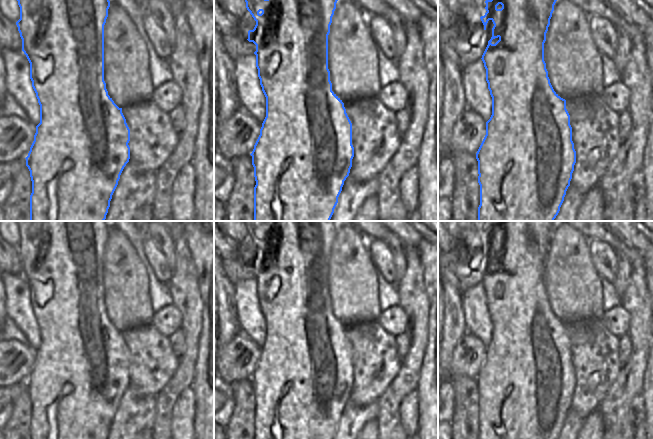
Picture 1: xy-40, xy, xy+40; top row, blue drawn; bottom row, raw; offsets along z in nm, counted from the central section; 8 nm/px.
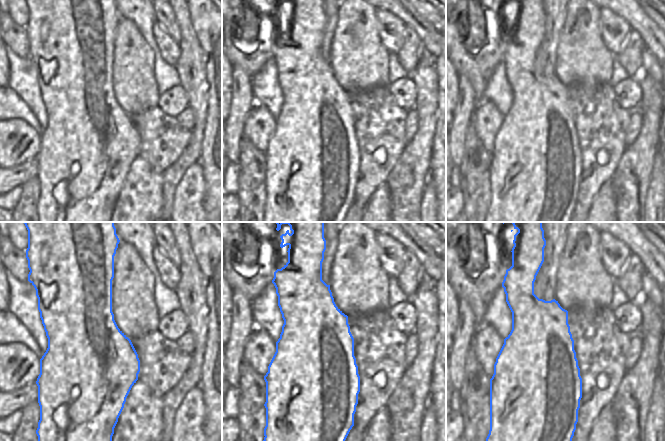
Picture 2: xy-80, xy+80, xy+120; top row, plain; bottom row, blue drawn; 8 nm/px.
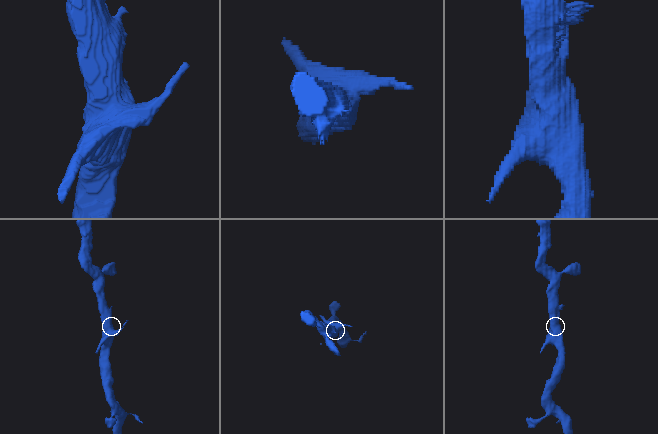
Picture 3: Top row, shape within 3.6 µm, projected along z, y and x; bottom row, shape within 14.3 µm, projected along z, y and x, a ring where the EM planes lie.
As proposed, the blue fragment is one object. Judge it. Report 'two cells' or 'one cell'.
two cells

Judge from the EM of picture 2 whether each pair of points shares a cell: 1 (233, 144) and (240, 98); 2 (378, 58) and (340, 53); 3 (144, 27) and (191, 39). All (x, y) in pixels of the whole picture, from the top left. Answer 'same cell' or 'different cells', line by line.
1: same cell
2: same cell
3: different cells

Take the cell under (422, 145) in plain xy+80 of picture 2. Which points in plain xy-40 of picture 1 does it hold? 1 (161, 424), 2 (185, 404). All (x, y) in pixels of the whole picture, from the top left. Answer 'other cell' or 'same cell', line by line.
1: same cell
2: other cell

